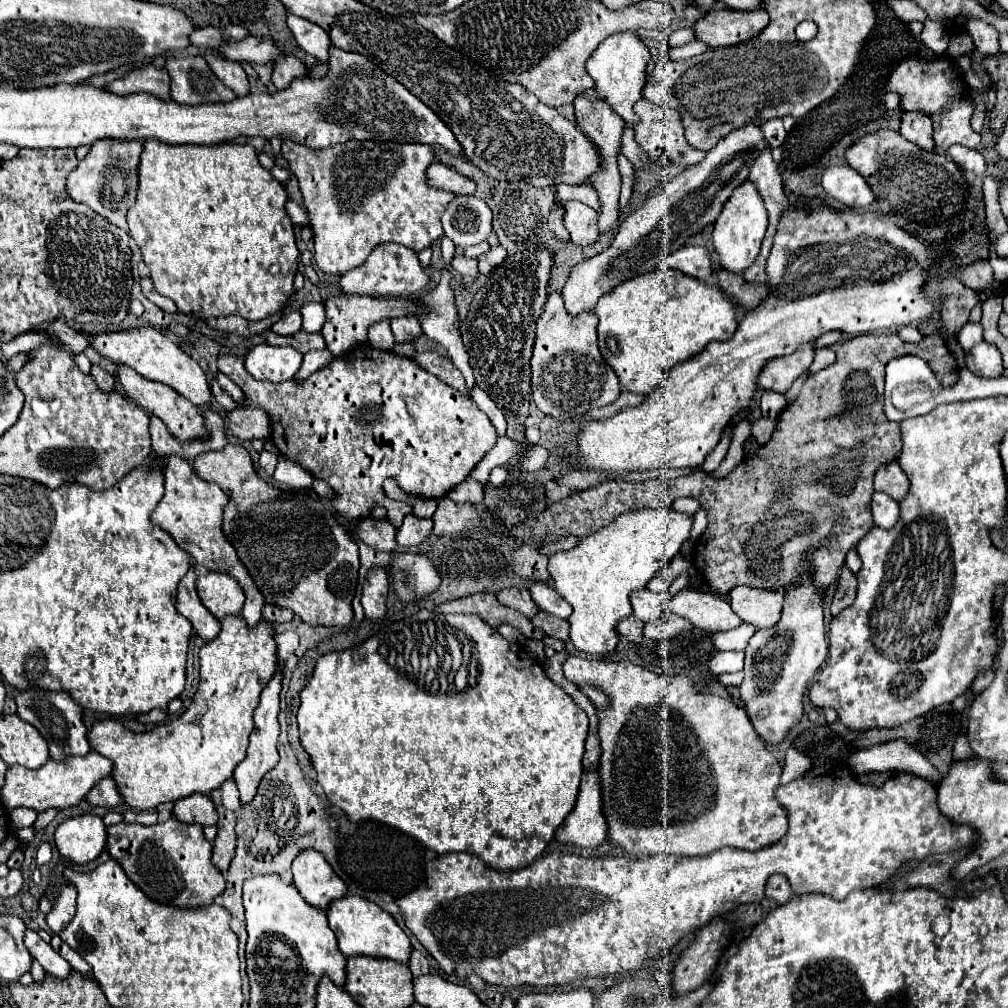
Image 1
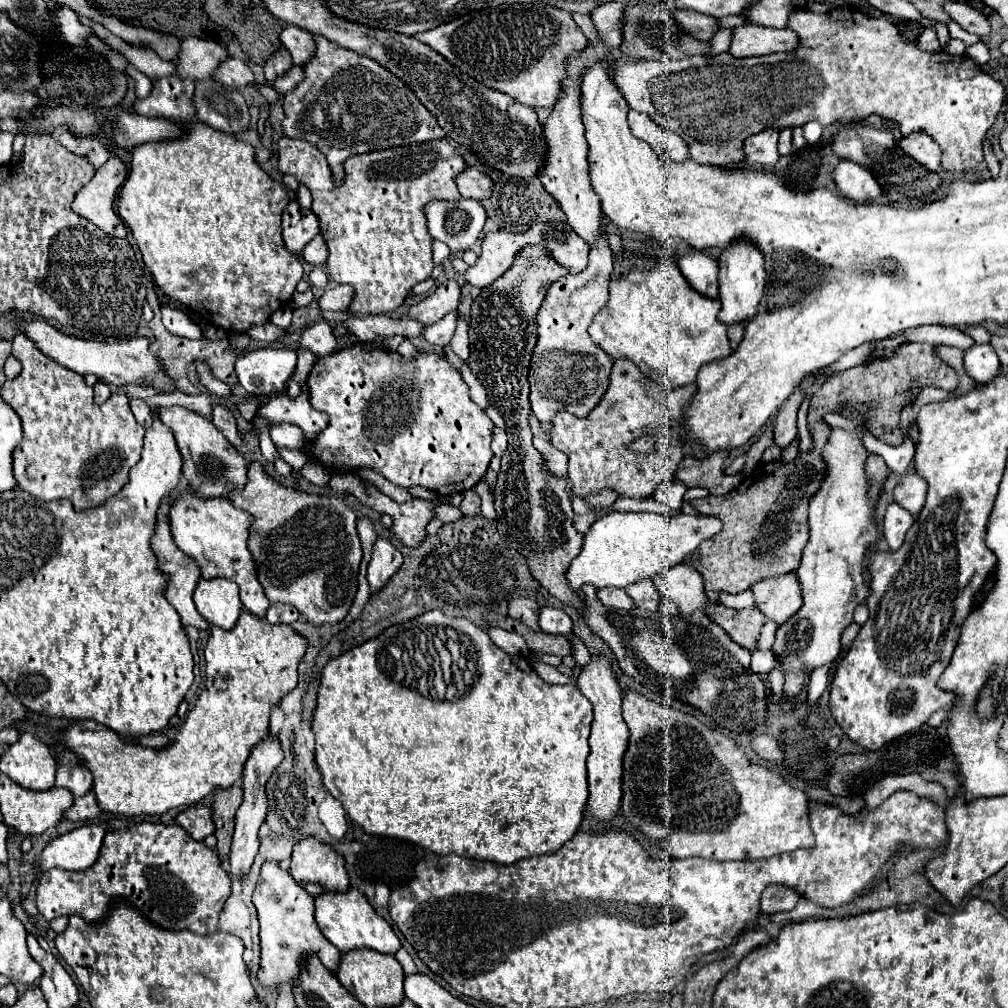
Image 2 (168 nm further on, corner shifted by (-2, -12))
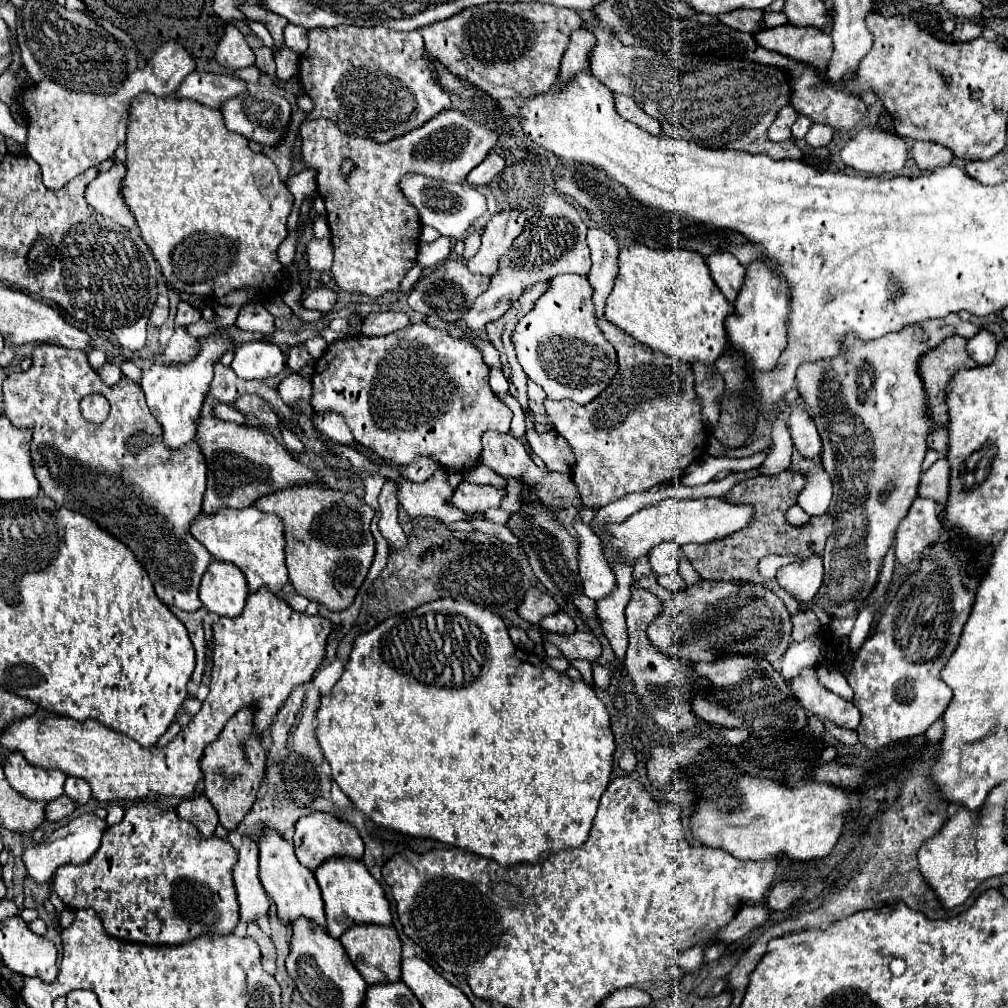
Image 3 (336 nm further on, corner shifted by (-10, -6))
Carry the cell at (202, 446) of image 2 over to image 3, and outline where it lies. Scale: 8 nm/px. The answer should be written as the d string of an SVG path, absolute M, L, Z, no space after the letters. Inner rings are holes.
M201 416L197 422L197 444L201 446L203 458L209 468L203 512L217 510L219 506L227 506L227 508L251 506L257 498L265 494L283 490L293 484L307 484L315 480L311 468L295 460L285 450L285 446L277 444L277 440L261 428L251 428L251 426L247 428L219 420L215 416L207 416L207 418Z

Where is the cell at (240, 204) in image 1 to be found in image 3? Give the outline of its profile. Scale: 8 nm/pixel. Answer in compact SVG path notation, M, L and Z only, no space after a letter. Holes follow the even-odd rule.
M149 92L139 94L133 102L133 110L131 110L129 126L127 126L127 162L125 162L125 166L127 166L127 174L123 178L121 196L123 196L125 204L129 206L129 210L133 212L135 220L137 220L137 226L141 230L141 236L143 236L145 244L149 246L149 250L153 252L155 260L159 262L163 276L167 278L167 282L175 290L187 292L187 294L197 294L197 296L209 298L209 300L225 298L227 294L237 292L237 290L261 292L263 296L279 294L279 288L283 284L285 266L277 258L277 248L287 238L287 218L289 218L291 208L293 208L293 196L287 190L287 186L281 182L275 164L265 154L253 152L249 148L249 140L245 136L239 136L239 134L229 132L225 128L221 110L201 106L195 100L177 100L175 96L159 98L159 96L149 94Z

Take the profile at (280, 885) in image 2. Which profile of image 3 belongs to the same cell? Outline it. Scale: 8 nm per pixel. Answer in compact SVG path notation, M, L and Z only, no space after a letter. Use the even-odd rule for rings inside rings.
M265 832L263 838L259 838L259 878L267 892L267 896L277 906L277 916L283 924L291 924L297 918L309 918L317 926L325 928L325 912L323 912L323 900L319 884L311 870L299 864L293 852L293 844L285 842L275 832Z

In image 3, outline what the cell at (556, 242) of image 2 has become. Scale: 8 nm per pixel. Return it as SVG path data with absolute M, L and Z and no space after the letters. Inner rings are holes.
M557 192L549 194L541 206L533 206L527 212L527 230L515 240L515 246L503 258L499 274L491 278L487 292L475 298L471 310L461 318L469 328L485 328L489 320L495 320L511 306L515 298L519 298L521 290L533 286L535 282L543 282L555 278L565 272L589 274L591 258L587 246L587 226L581 220L579 212ZM557 262L557 264L555 264Z

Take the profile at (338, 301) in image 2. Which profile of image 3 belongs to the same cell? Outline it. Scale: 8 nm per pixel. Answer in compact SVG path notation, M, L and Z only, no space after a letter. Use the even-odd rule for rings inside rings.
M325 286L325 288L317 288L317 290L309 292L309 294L303 298L301 304L303 304L305 308L329 312L329 310L335 306L335 302L337 302L337 294Z

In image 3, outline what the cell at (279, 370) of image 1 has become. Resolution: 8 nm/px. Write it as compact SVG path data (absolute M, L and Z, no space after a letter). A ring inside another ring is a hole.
M249 342L237 346L231 368L239 378L265 380L285 370L285 356L275 344Z

